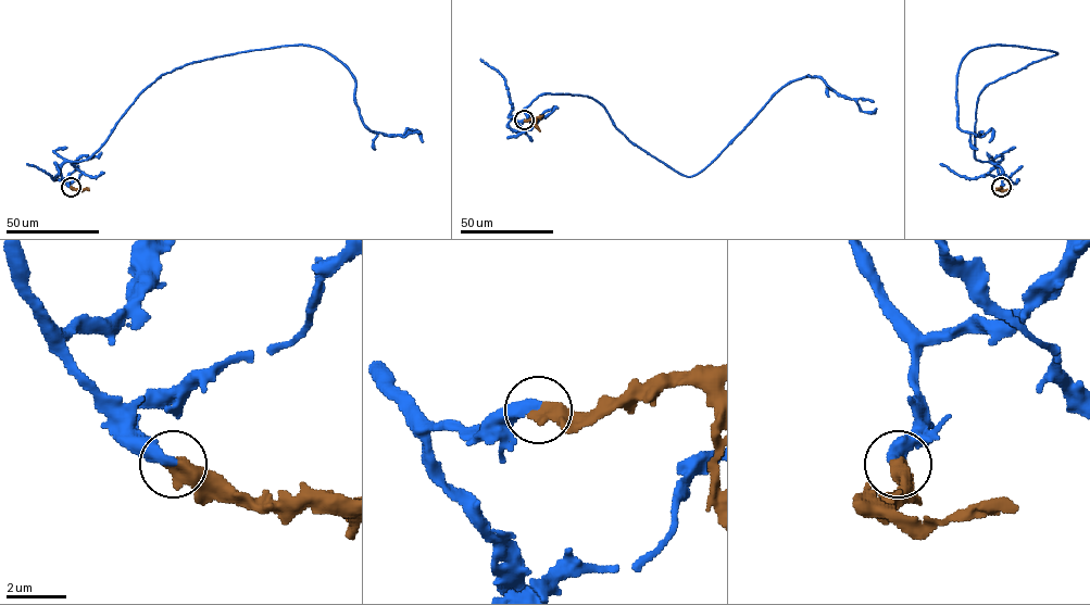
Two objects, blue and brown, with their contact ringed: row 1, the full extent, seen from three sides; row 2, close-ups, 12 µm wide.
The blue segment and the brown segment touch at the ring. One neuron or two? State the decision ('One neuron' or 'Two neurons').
One neuron

